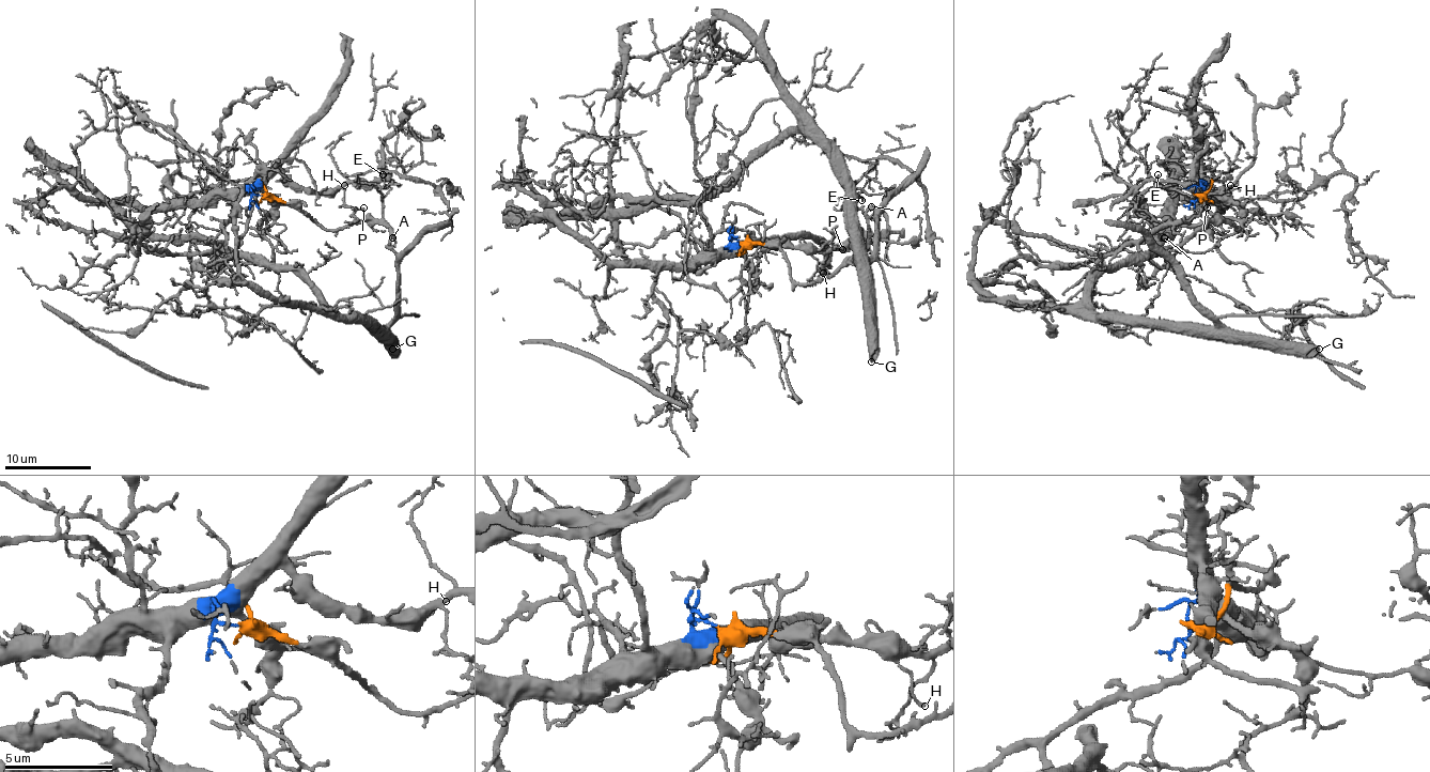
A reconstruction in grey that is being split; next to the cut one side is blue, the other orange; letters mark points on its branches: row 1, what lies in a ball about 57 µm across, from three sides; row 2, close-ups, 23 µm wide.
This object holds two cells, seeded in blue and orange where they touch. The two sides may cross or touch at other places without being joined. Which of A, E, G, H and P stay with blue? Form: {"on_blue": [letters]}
{"on_blue": ["H", "P"]}

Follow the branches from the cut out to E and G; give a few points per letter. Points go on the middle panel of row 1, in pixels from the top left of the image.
E: (740, 240), (772, 242), (782, 252), (793, 280), (819, 282), (860, 250), (856, 201), (860, 197), (863, 201)
G: (740, 240), (772, 242), (793, 280), (819, 282), (860, 250), (869, 237), (867, 212), (873, 210), (871, 363)

